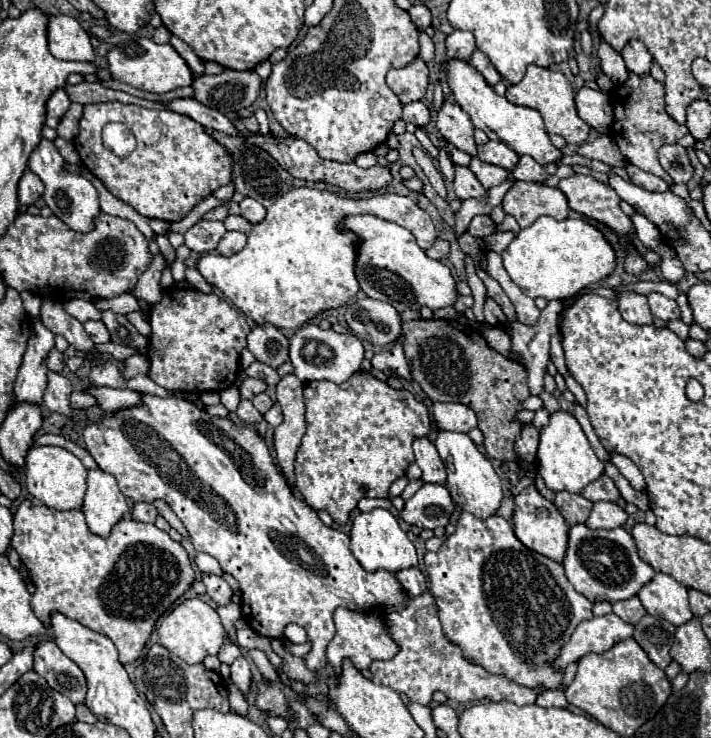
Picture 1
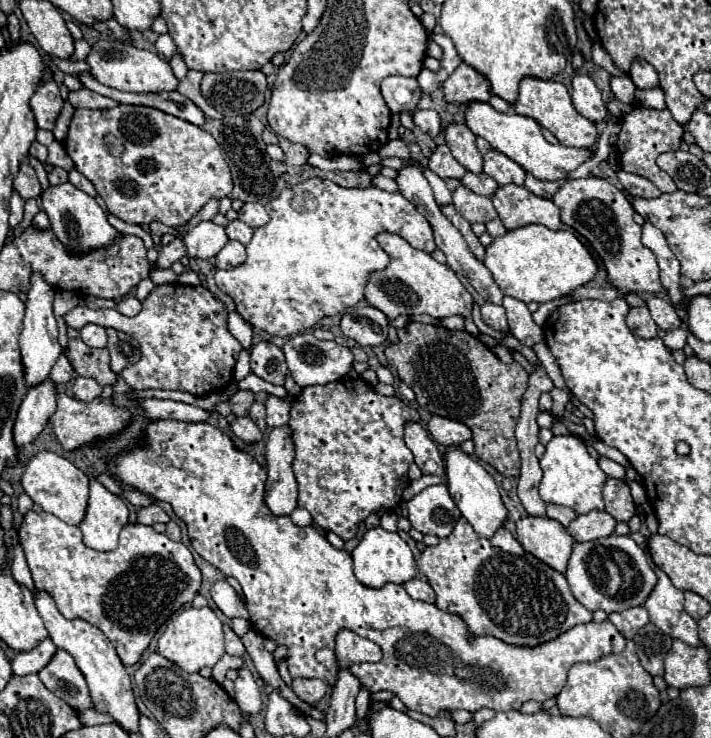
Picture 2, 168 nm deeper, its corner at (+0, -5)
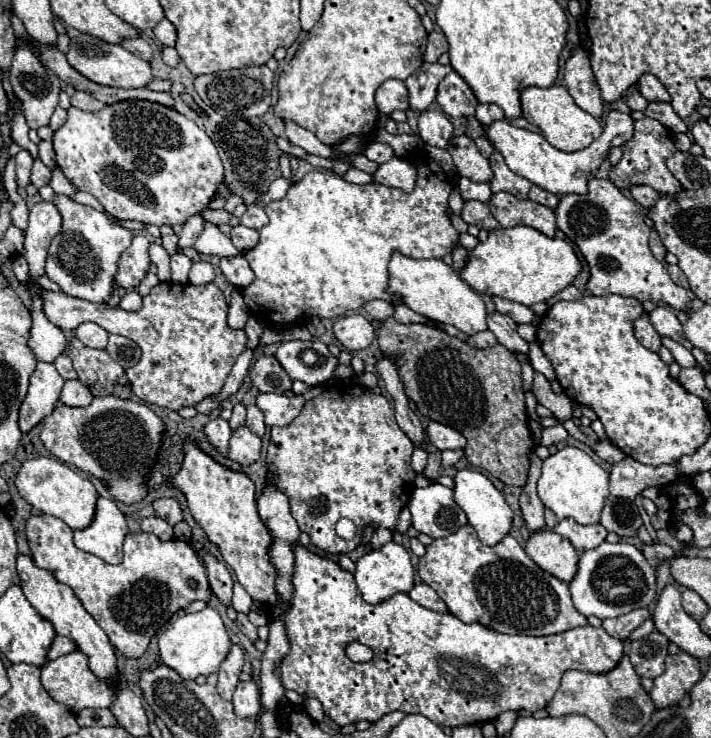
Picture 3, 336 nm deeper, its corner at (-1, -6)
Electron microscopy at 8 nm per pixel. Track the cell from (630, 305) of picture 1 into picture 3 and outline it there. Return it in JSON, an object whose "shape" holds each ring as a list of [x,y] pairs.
{"shape":[[[643,313],[639,319],[635,319],[635,337],[639,339],[639,343],[651,351],[657,351],[661,347],[661,337],[659,333],[653,329],[649,315]]]}

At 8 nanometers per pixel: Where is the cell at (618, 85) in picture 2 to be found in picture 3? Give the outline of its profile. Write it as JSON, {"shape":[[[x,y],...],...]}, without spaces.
{"shape":[[[635,91],[635,93],[629,93],[627,95],[627,105],[629,105],[629,109],[637,109],[637,111],[643,111],[645,107],[647,107],[647,99],[639,93],[639,91]]]}

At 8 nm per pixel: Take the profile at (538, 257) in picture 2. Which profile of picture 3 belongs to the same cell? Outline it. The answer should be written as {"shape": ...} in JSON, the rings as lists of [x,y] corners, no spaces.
{"shape":[[[511,227],[489,233],[485,243],[479,243],[471,253],[465,269],[459,273],[461,279],[471,285],[475,291],[487,295],[499,295],[503,299],[521,303],[521,305],[535,305],[543,303],[567,285],[581,273],[581,261],[575,255],[575,249],[569,241],[547,237],[533,227]]]}

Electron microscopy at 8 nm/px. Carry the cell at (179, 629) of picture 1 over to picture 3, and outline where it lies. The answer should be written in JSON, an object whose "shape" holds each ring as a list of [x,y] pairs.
{"shape":[[[205,607],[199,613],[185,613],[173,621],[167,631],[159,637],[159,655],[165,665],[175,669],[183,679],[197,679],[199,675],[211,675],[219,671],[221,661],[225,659],[231,647],[229,635],[219,613],[211,607]]]}

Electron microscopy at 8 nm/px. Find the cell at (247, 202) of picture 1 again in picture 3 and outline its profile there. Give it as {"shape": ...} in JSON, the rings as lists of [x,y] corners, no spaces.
{"shape":[[[247,205],[247,211],[245,211],[245,215],[241,217],[241,223],[243,223],[245,227],[261,229],[261,227],[265,227],[265,225],[269,223],[269,217],[265,215],[265,211],[263,211],[261,207],[257,207],[257,205]]]}

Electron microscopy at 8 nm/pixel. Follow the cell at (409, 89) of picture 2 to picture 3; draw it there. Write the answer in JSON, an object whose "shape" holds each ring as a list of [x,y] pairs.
{"shape":[[[387,79],[379,85],[375,93],[375,103],[381,113],[391,115],[393,111],[409,109],[409,91],[405,91],[405,83],[399,79]]]}

